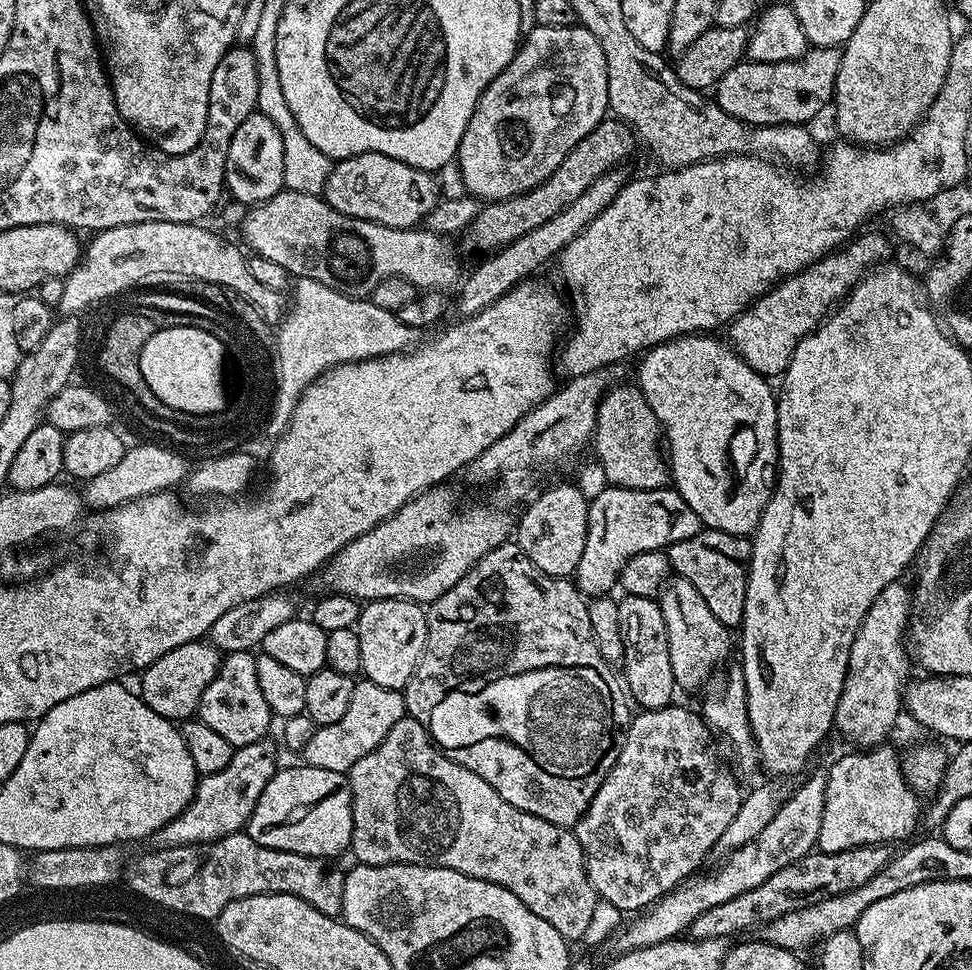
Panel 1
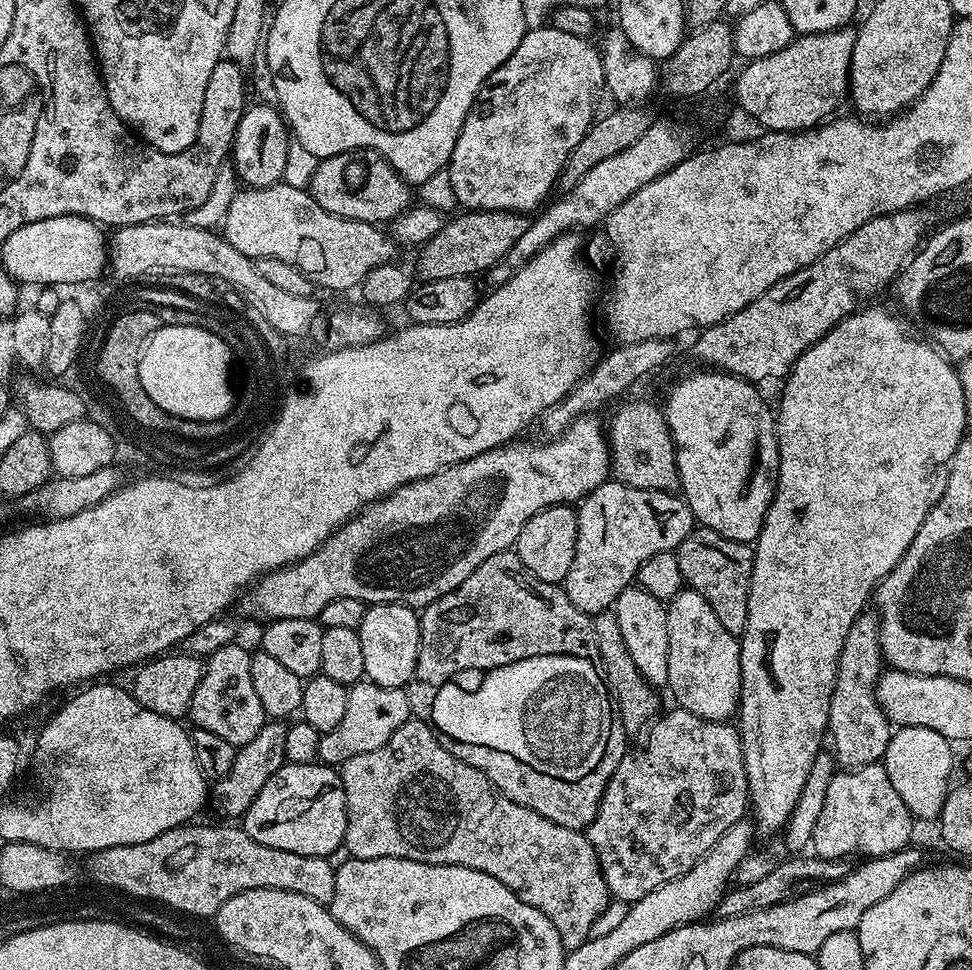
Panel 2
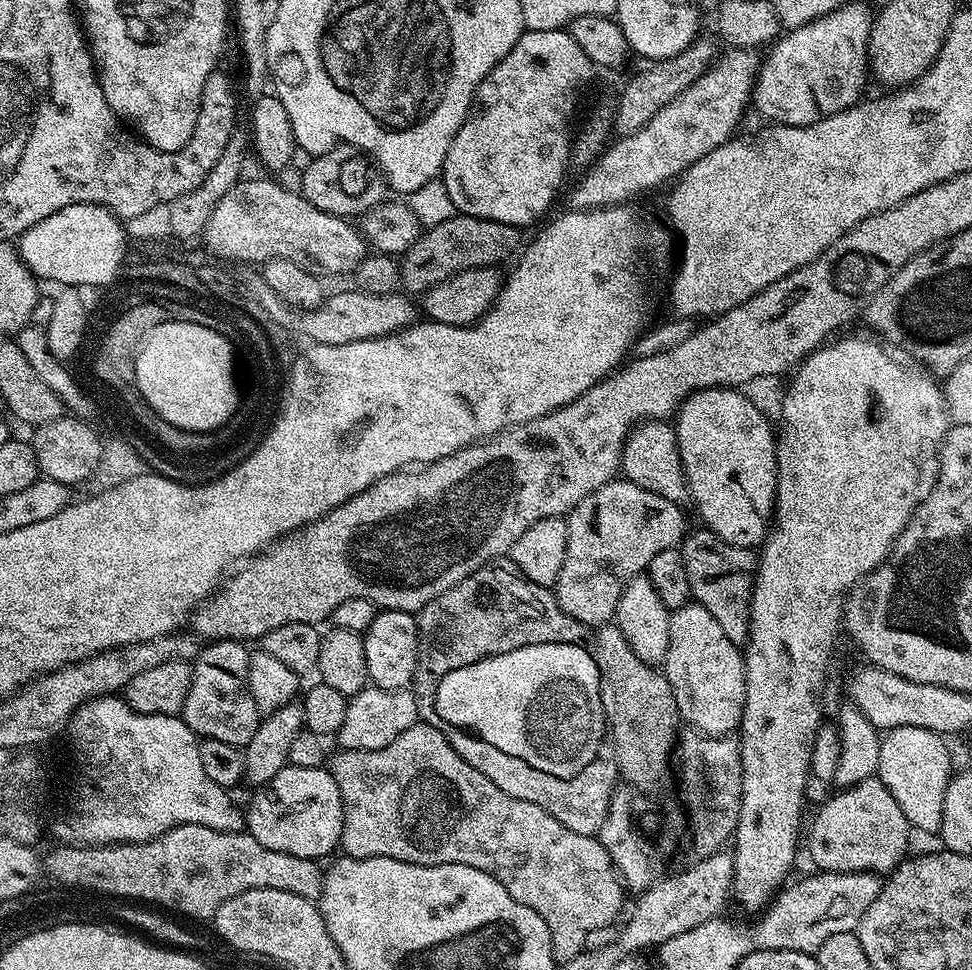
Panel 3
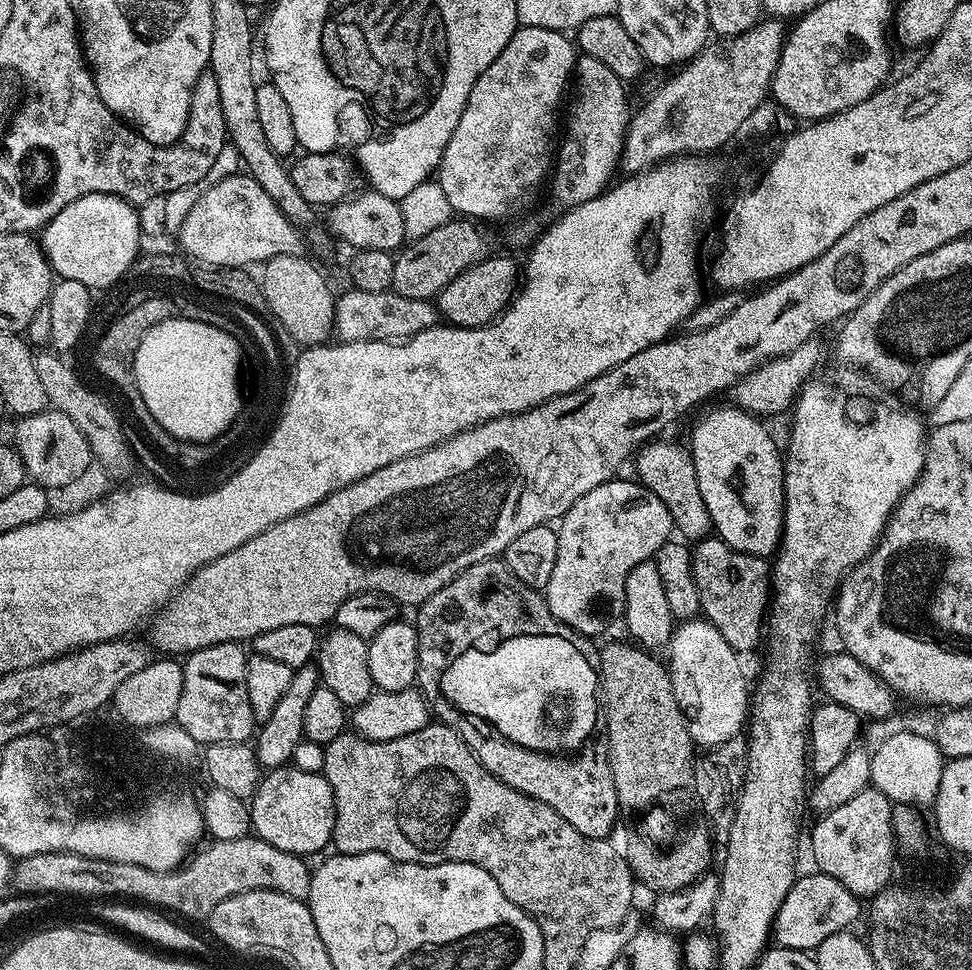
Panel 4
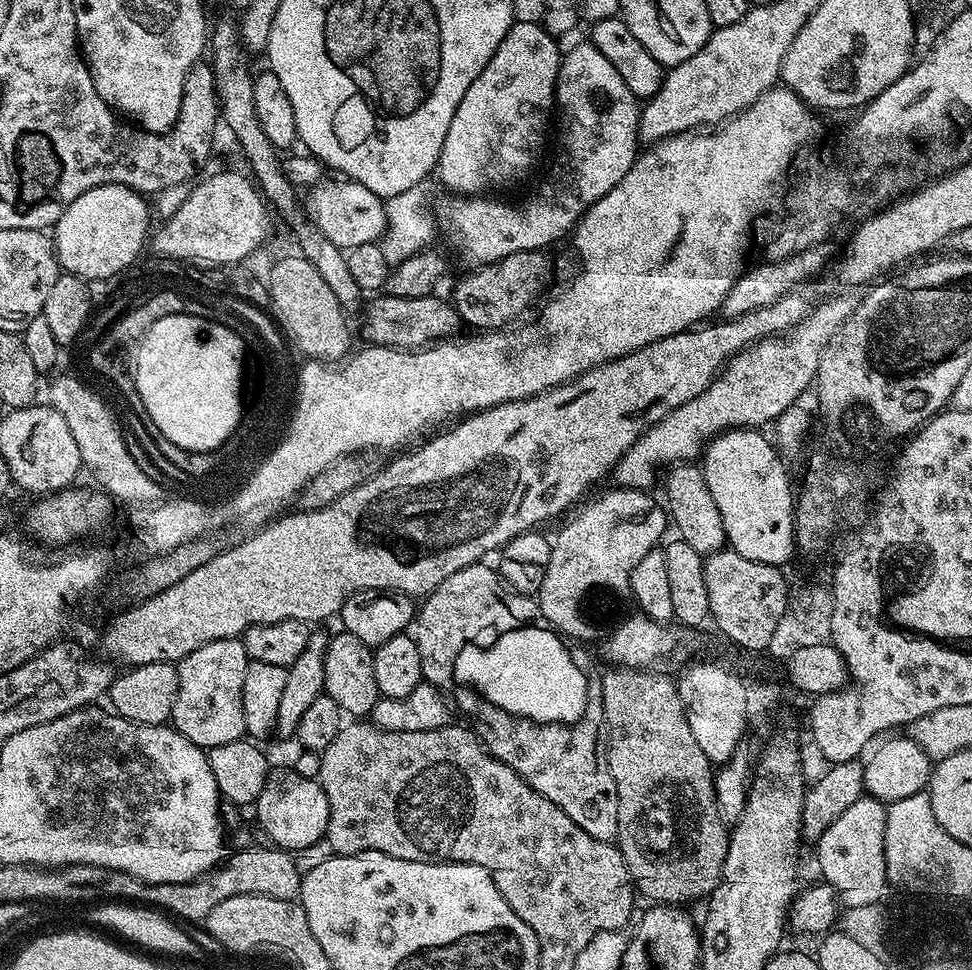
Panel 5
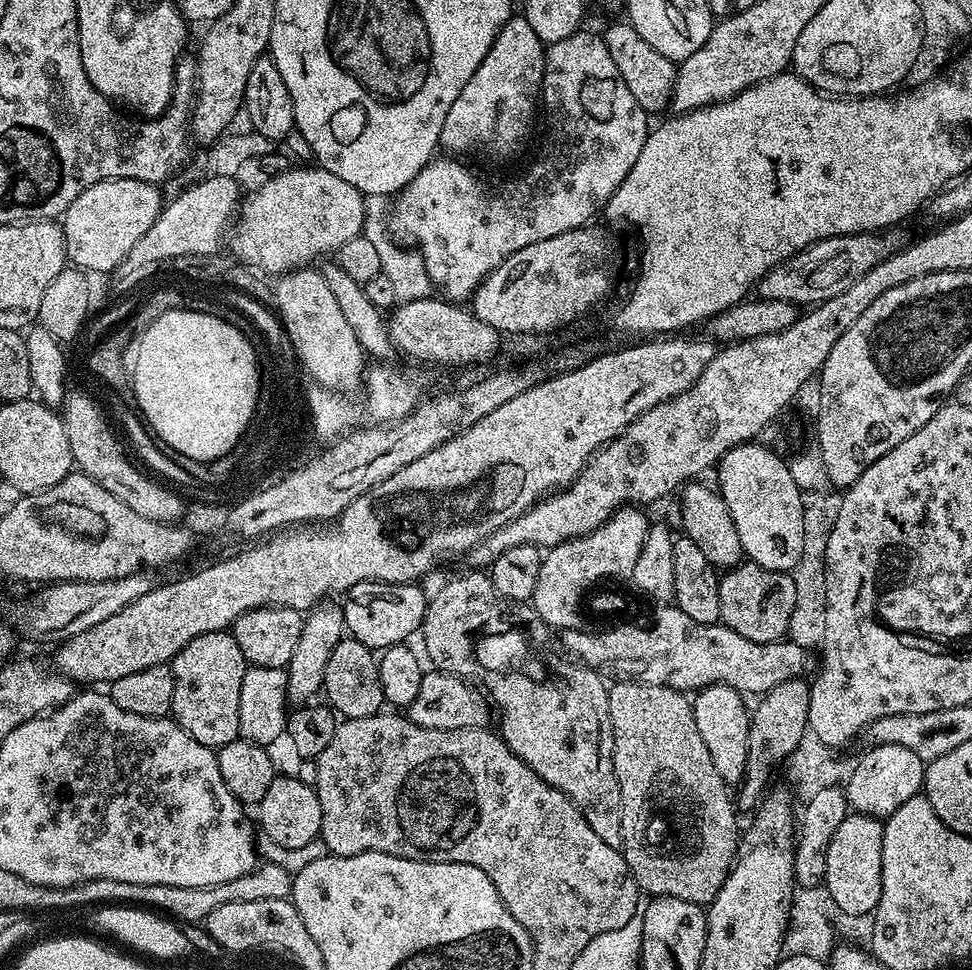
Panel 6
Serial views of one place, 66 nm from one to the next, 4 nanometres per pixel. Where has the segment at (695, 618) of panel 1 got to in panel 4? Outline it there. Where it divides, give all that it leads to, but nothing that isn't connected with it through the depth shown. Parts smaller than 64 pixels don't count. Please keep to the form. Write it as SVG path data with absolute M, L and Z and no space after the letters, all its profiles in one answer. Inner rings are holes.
M703 618L677 623L672 629L666 667L674 686L674 698L688 721L693 745L711 750L745 731L750 715L750 680L744 677L741 657Z

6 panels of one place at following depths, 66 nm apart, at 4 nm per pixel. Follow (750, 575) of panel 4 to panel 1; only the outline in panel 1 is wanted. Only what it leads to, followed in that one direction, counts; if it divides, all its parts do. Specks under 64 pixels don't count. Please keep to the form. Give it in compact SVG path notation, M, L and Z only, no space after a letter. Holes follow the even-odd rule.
M704 528L698 534L667 548L671 571L679 579L690 582L710 606L714 618L729 630L736 630L744 623L748 561L752 559L752 542L749 537L726 534L717 528Z

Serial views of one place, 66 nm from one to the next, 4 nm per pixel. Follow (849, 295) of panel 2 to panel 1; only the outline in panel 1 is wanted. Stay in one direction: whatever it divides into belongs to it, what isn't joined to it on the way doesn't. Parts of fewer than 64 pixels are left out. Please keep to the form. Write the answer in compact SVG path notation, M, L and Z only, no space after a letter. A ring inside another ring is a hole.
M868 232L861 240L853 239L845 252L833 251L823 260L817 260L811 268L805 268L794 276L786 276L771 285L764 295L753 300L727 325L730 347L761 376L779 377L788 369L798 342L802 342L802 338L809 336L826 319L840 301L864 279L869 269L883 265L889 259L889 237L885 236L880 232Z

